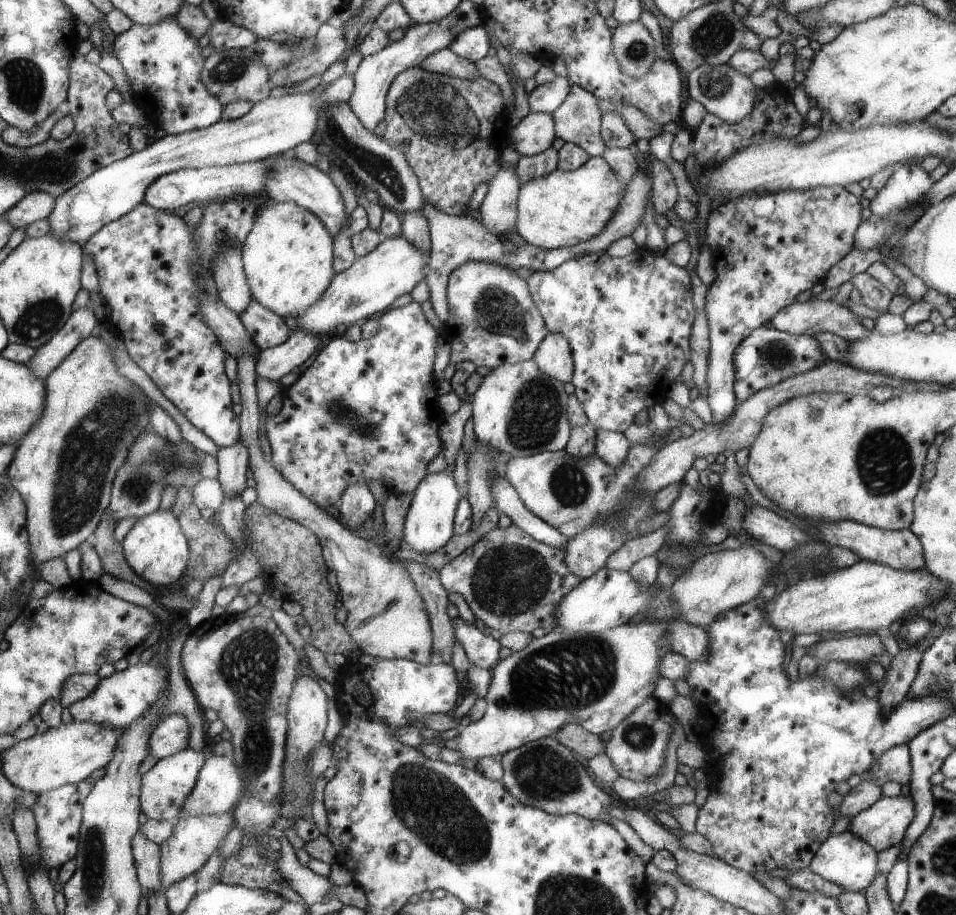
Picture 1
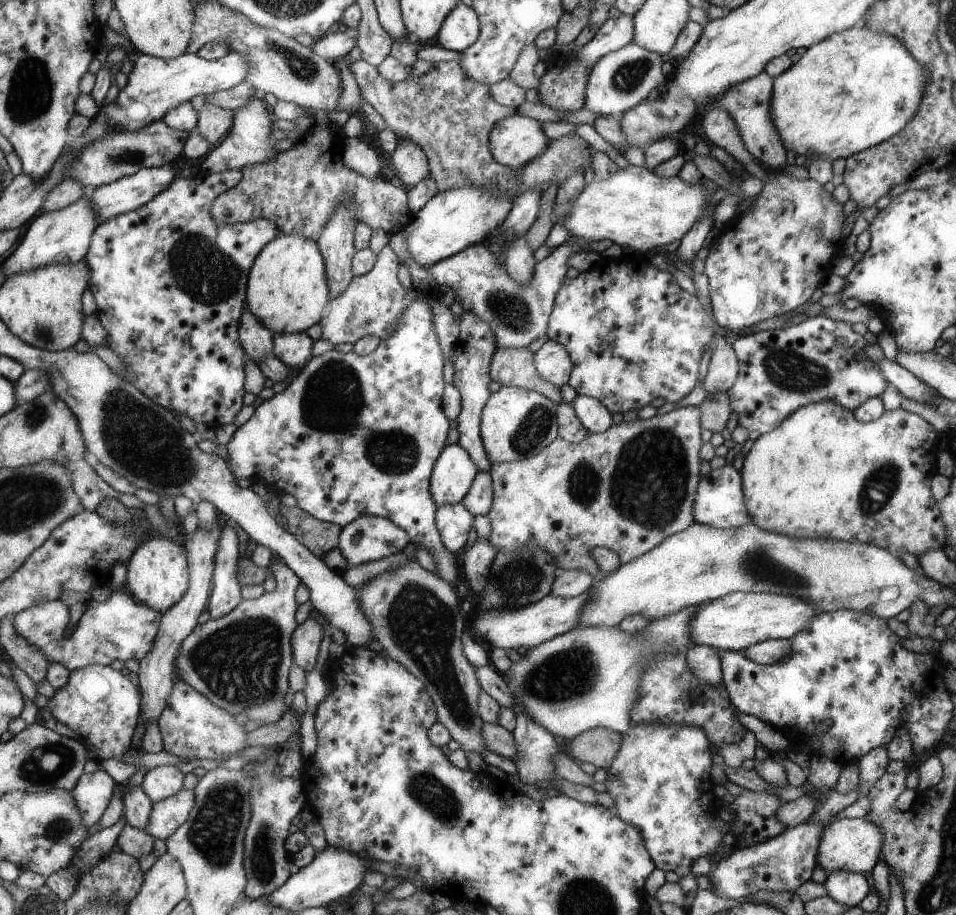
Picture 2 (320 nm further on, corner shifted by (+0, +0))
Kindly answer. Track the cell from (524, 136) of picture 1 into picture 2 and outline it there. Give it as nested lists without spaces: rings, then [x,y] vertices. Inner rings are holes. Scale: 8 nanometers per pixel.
[[[518,115],[497,122],[491,135],[493,155],[511,168],[525,166],[539,158],[549,143],[539,122]]]

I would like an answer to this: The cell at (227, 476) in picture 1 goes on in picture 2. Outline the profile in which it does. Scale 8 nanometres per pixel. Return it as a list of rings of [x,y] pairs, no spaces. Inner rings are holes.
[[[228,518],[226,521],[227,524],[223,527],[221,541],[217,548],[216,572],[207,609],[212,619],[227,616],[243,602],[242,585],[238,580],[241,540],[237,536],[235,524]]]

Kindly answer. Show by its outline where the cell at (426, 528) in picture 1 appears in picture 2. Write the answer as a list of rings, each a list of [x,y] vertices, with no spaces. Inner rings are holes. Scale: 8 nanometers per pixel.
[[[461,444],[444,448],[433,470],[430,489],[438,508],[461,504],[467,498],[479,470]]]

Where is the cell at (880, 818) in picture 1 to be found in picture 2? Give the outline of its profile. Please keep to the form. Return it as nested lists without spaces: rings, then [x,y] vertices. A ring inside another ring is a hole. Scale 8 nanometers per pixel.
[[[865,817],[835,819],[824,828],[820,846],[817,848],[816,864],[819,864],[826,874],[833,872],[833,870],[845,870],[845,872],[855,872],[868,876],[875,866],[877,858],[881,856],[884,840],[884,830],[876,821],[865,820]]]

